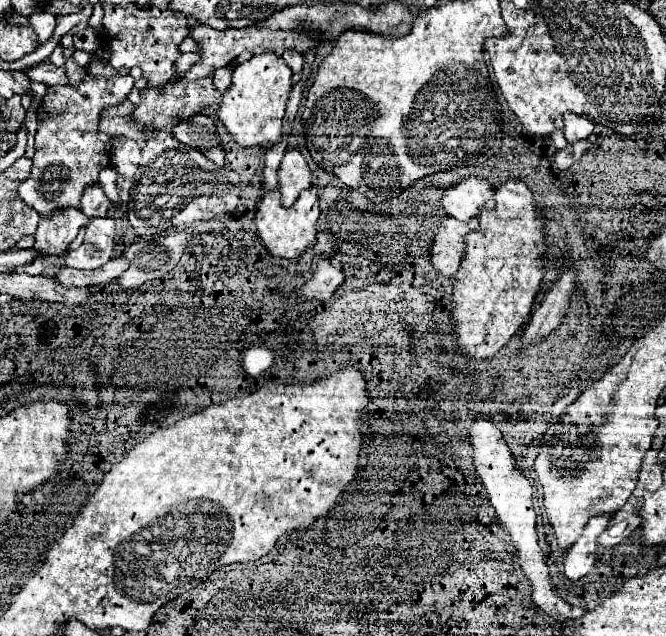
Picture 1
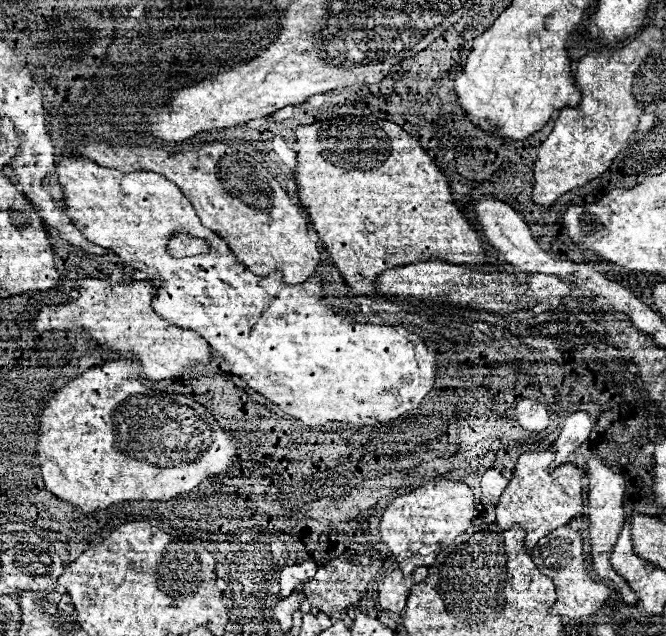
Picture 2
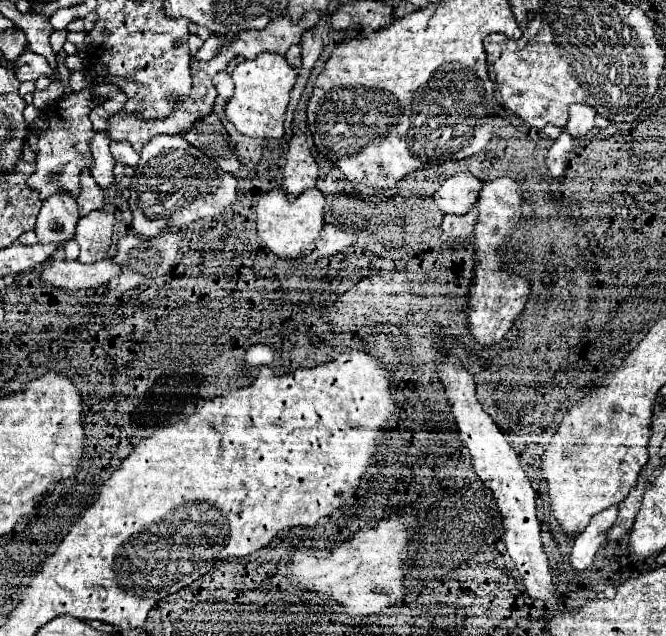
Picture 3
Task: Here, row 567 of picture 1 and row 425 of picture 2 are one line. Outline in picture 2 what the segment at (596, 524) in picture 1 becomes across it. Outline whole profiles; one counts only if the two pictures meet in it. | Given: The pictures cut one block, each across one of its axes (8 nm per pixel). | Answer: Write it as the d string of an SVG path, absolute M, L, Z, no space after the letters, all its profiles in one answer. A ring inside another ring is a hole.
M574 412L566 418L564 428L560 432L560 436L556 438L554 446L556 446L556 458L551 468L560 466L568 460L568 456L572 452L576 452L576 448L590 436L592 430L592 420L588 412Z

